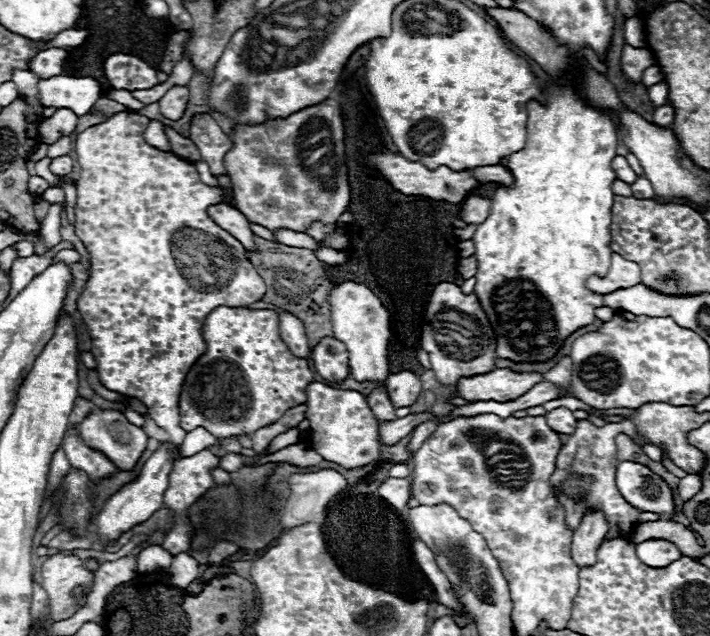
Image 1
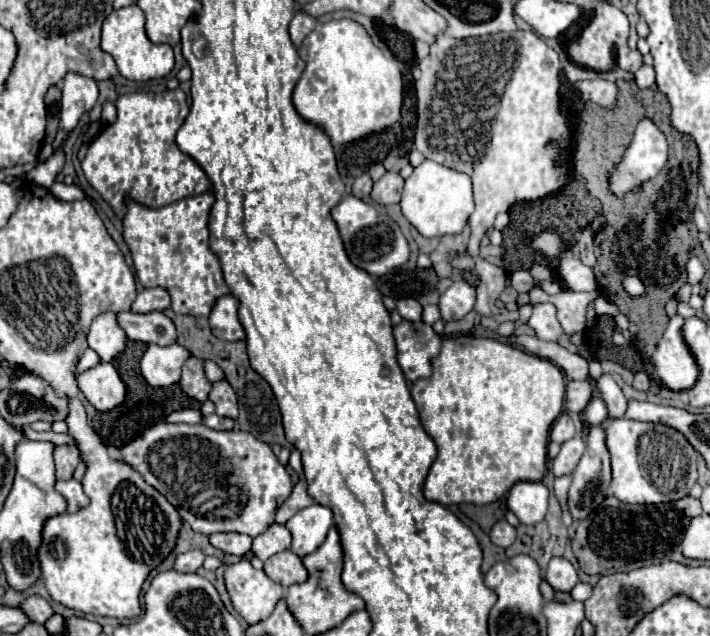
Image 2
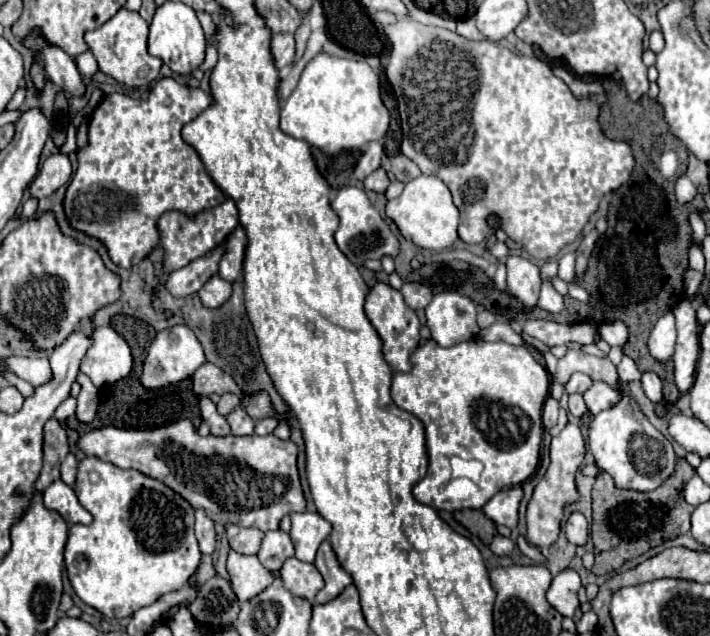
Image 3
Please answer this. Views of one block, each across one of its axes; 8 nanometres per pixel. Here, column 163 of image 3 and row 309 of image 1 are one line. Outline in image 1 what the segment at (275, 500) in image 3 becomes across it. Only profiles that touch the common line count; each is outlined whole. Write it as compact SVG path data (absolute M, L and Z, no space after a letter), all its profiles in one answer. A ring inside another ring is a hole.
M440 282L430 296L430 302L426 308L426 324L422 330L422 348L430 356L430 364L432 364L436 378L448 386L454 386L460 376L486 374L486 370L494 370L494 360L496 360L494 330L480 306L478 298L474 294L462 294L460 286L456 286L452 282Z

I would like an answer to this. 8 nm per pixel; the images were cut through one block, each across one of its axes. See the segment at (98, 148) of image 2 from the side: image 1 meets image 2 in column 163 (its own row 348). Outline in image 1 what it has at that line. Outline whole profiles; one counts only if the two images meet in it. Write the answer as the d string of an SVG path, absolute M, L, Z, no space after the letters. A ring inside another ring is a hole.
M118 112L76 138L82 166L76 234L90 254L90 280L78 300L78 310L92 336L92 356L98 362L102 386L138 398L148 408L150 418L168 430L170 440L180 444L186 432L178 424L178 396L188 368L206 352L202 326L208 314L218 306L248 308L262 300L266 284L250 264L244 246L206 214L210 204L222 200L220 190L202 184L190 162L150 146L142 136L142 124L148 122L142 114Z

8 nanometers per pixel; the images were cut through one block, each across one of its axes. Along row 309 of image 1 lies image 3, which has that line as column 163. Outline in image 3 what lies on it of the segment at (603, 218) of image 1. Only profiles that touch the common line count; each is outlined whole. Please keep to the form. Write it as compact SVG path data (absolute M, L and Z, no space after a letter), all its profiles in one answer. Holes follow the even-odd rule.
M84 458L74 484L78 502L94 516L90 526L72 526L64 550L64 564L74 592L80 600L108 618L132 616L142 606L150 606L164 594L184 588L200 562L200 548L194 536L194 508L188 500L138 470L122 470L98 458Z

